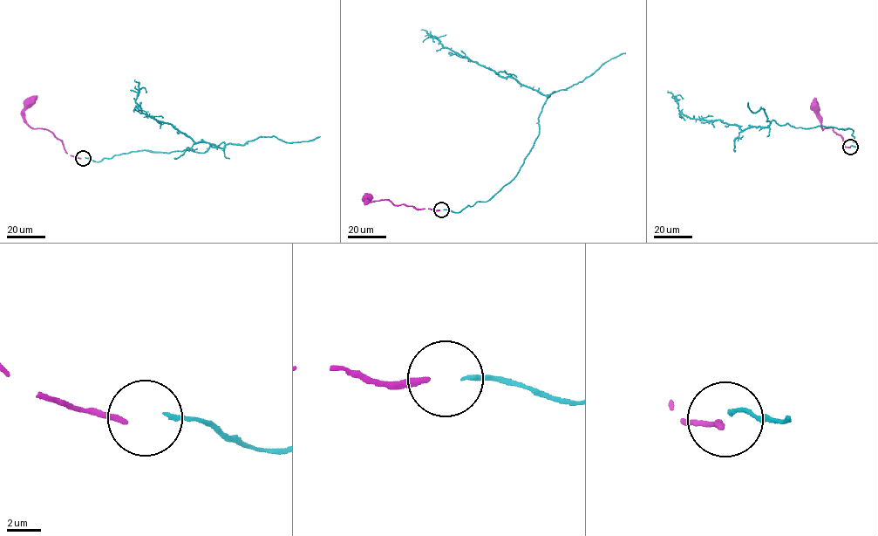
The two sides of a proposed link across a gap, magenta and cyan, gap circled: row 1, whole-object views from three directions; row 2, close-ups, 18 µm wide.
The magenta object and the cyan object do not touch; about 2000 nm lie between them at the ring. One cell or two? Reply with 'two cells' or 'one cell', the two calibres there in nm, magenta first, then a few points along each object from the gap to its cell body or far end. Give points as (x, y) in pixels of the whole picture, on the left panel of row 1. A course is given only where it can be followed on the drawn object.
two cells | 320/240 nm | magenta via (80, 158), (67, 153), (60, 140), (49, 130), (30, 127), (26, 123), (23, 109), (30, 100) | cyan via (85, 158), (99, 161), (134, 152), (204, 152), (225, 146), (193, 142), (141, 113), (135, 79)

